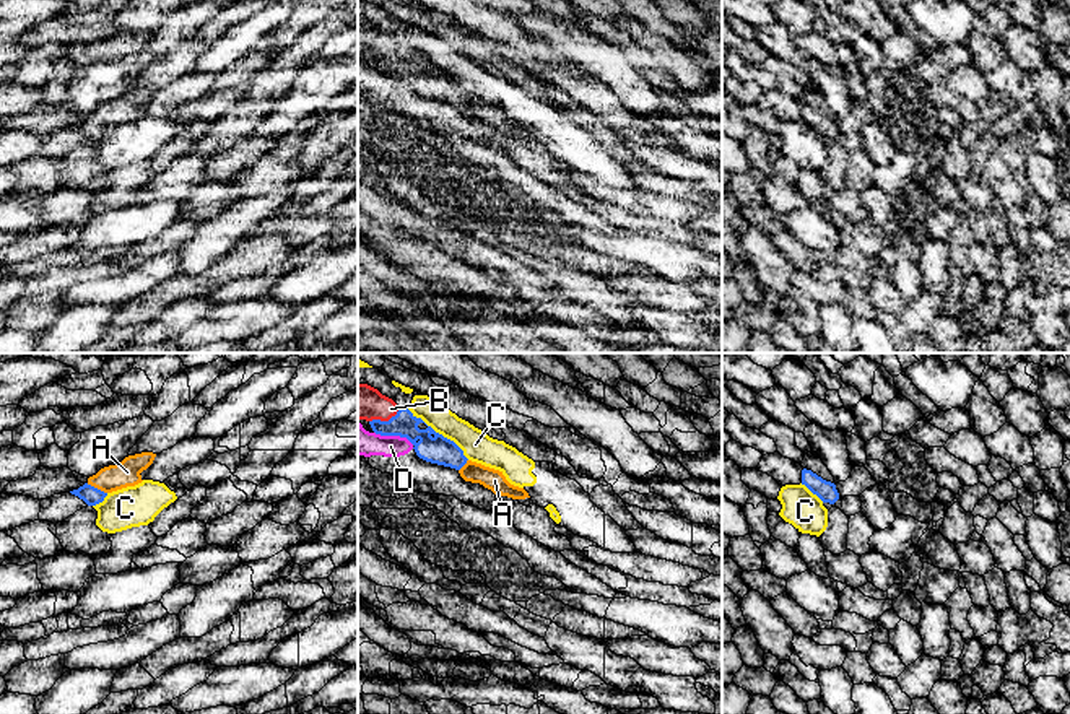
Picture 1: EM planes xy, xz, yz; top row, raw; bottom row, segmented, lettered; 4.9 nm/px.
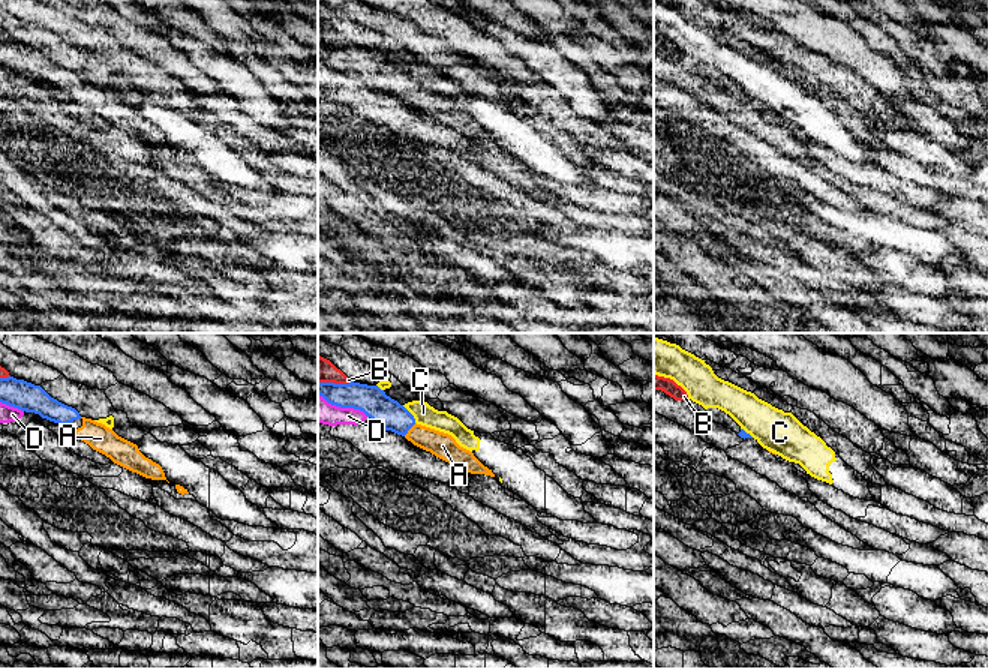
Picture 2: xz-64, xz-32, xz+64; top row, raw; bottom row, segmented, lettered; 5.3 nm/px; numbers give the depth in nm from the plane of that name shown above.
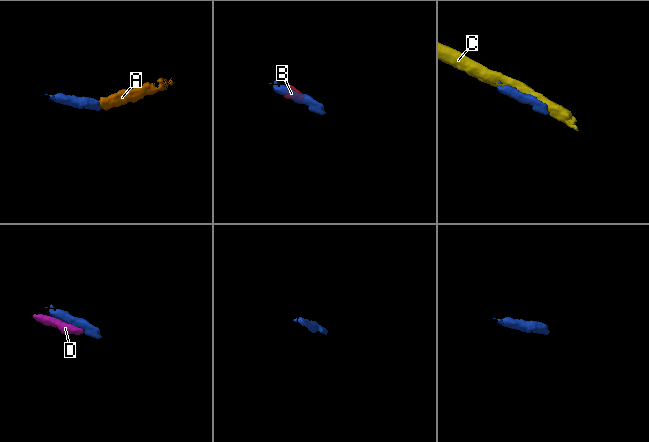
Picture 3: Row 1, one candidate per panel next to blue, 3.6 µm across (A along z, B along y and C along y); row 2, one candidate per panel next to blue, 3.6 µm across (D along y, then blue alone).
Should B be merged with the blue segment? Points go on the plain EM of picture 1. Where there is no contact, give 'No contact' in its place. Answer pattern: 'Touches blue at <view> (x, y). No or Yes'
Touches blue at xz (384, 57). Yes

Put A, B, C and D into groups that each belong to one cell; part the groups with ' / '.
A B / C / D

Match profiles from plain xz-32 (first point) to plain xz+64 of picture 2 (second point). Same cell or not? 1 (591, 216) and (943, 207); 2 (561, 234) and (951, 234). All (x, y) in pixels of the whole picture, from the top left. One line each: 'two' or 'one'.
1: two
2: two

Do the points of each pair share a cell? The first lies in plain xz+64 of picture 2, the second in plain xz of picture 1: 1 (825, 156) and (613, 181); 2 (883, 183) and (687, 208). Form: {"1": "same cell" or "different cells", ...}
{"1": "different cells", "2": "same cell"}

